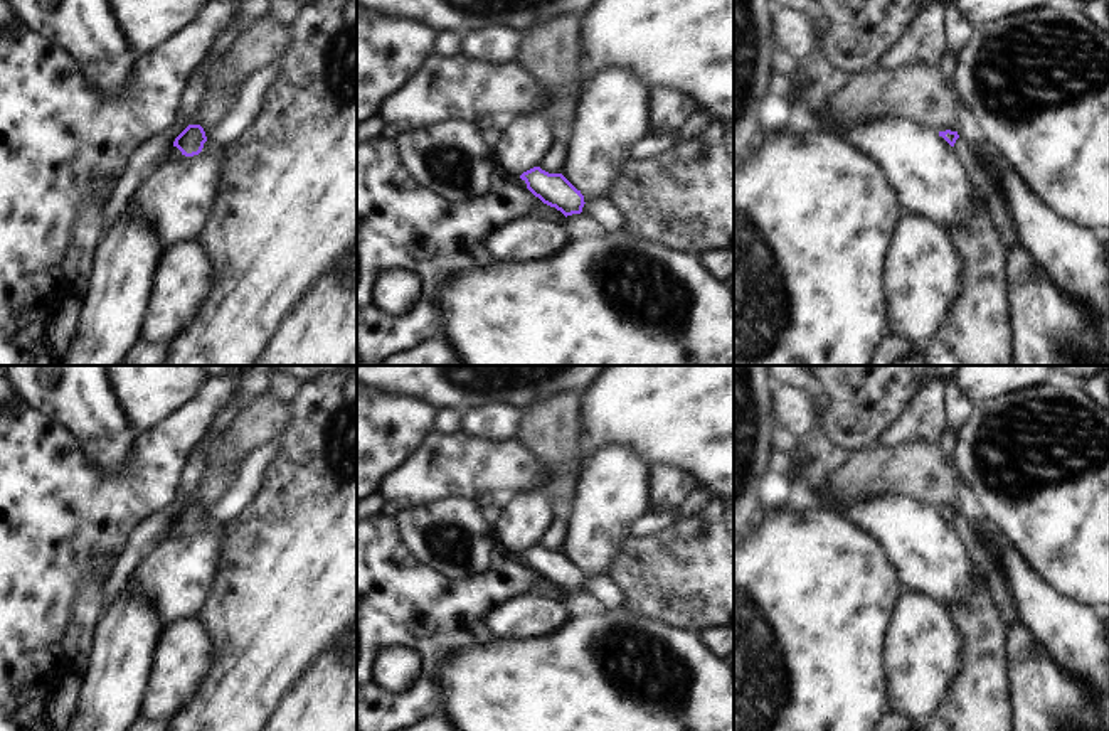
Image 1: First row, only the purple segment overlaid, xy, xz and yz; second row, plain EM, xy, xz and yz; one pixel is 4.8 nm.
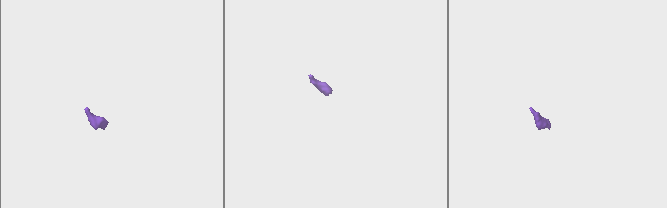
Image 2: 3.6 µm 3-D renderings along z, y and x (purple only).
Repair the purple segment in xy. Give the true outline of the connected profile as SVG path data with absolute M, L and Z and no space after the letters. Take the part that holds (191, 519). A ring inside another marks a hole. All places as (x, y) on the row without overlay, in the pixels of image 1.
M276 436L264 446L256 448L246 456L237 470L234 483L215 505L205 509L200 502L188 502L175 515L173 524L177 524L185 534L199 532L207 517L222 527L227 526L252 500L261 487L264 470L274 458L278 446L279 440Z

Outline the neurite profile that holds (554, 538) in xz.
M559 509L539 544L549 551L562 551L565 536L567 519L565 512Z

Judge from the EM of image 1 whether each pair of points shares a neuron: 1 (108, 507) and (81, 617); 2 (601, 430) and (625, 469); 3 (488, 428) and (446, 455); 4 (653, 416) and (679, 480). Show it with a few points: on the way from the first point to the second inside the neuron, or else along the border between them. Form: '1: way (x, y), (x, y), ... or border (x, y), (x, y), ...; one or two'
1: border (105, 580), (90, 578), (81, 586), (69, 612); two
2: border (645, 460), (628, 445), (603, 443), (581, 469); two
3: border (461, 430), (488, 440), (514, 438); two
4: border (652, 464), (677, 464), (694, 477), (697, 485); two

